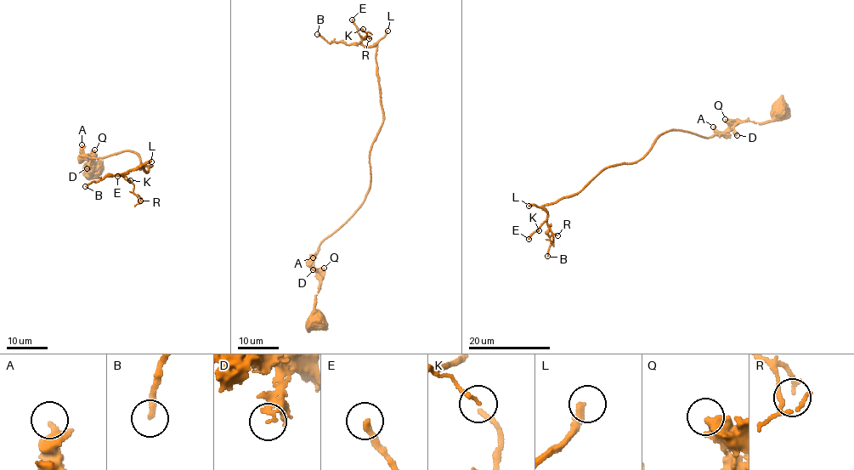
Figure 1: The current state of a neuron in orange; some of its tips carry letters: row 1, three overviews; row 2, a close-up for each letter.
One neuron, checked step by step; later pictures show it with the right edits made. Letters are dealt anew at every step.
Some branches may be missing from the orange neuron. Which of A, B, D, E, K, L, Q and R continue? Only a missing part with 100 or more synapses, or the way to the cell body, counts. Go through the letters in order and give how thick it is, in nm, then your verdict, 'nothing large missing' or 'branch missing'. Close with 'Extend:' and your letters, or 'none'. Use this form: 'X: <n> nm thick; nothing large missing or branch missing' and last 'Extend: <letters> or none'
A: 400 nm thick; nothing large missing
B: 240 nm thick; nothing large missing
D: 200 nm thick; nothing large missing
E: 280 nm thick; nothing large missing
K: 130 nm thick; nothing large missing
L: 300 nm thick; branch missing
Q: 500 nm thick; nothing large missing
R: 150 nm thick; nothing large missing
Extend: L

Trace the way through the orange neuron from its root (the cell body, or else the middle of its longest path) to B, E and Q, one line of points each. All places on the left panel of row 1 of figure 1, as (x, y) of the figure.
B: (90, 169), (84, 155), (126, 150), (138, 155), (139, 168), (151, 165), (85, 186)
E: (90, 169), (84, 155), (126, 150), (138, 155), (139, 168), (151, 165), (117, 176)
Q: (90, 169), (88, 167), (88, 172), (92, 174), (91, 154), (94, 150)

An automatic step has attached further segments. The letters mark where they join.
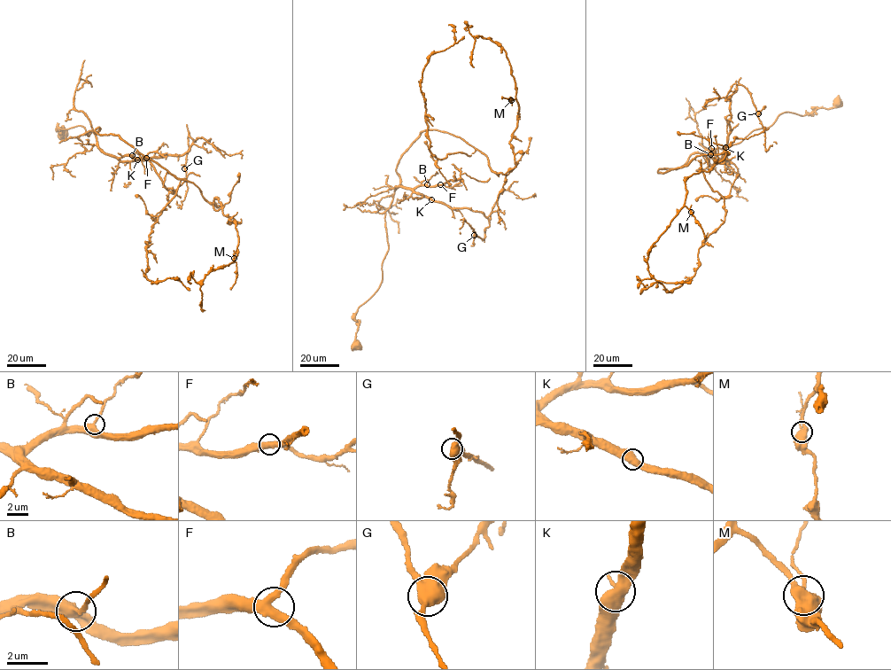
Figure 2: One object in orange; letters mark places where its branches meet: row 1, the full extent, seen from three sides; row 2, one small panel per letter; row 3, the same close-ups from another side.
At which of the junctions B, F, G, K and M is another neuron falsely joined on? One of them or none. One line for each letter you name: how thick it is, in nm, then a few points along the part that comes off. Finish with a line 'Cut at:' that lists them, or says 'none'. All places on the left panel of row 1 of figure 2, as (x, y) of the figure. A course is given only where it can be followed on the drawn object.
Cut at: none

